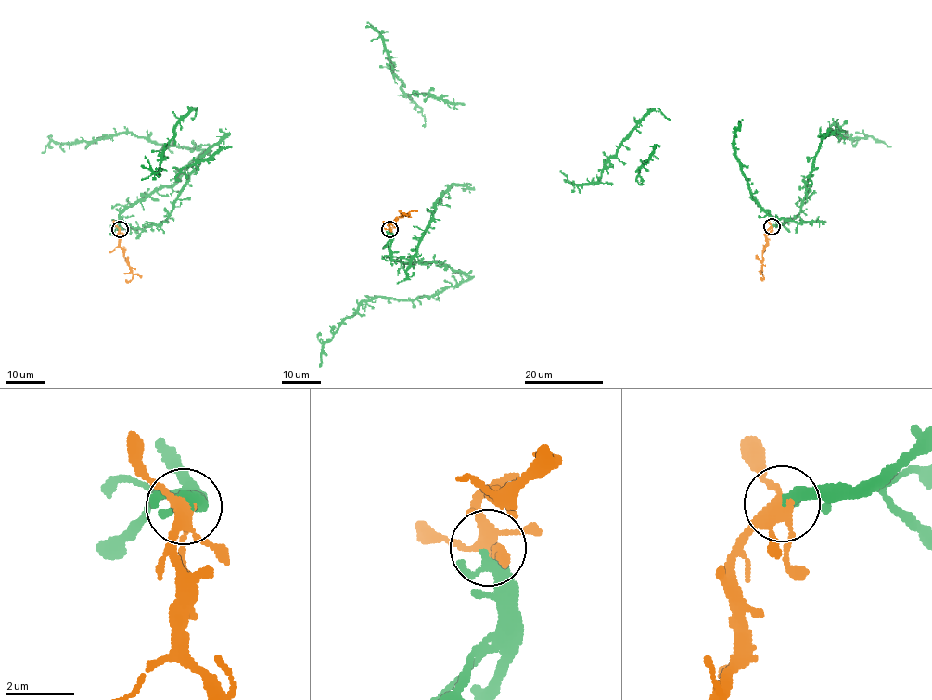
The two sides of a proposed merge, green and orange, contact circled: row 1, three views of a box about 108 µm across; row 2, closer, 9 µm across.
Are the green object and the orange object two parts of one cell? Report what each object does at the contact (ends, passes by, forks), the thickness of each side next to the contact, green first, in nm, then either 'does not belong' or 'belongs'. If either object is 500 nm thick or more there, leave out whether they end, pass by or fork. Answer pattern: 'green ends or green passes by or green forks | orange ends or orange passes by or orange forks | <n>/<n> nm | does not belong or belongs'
green passes by | orange forks | 320/280 nm | belongs

